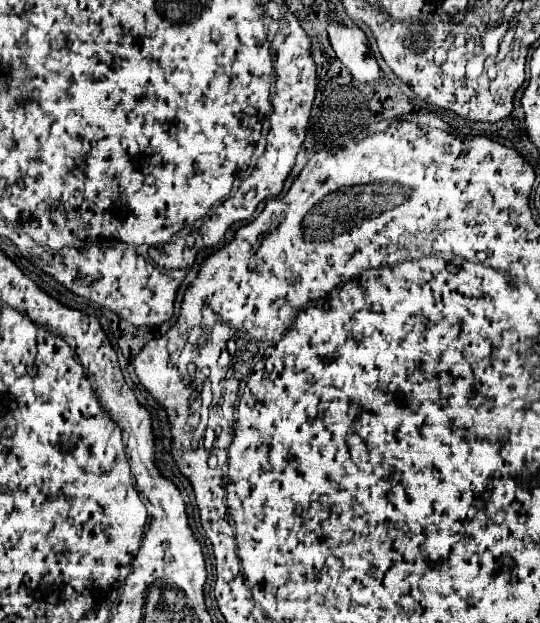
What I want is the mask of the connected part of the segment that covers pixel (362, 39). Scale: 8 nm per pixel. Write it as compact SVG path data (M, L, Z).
M332 16L332 20L334 20L334 24L328 26L328 36L330 36L330 44L332 44L338 60L350 70L350 74L352 74L354 80L358 80L358 82L368 82L368 84L378 82L378 80L380 80L380 66L378 66L378 62L376 62L376 58L374 58L374 54L372 54L372 50L370 50L370 46L368 46L366 34L364 34L360 28L356 28L356 26L354 26L354 28L338 26L334 16Z

